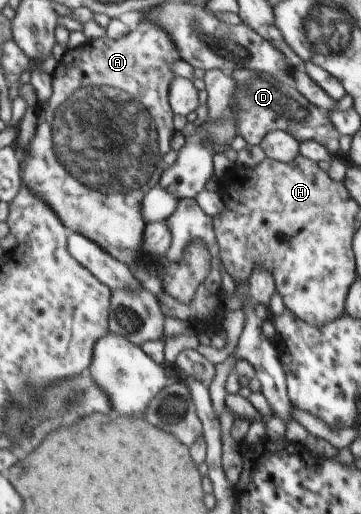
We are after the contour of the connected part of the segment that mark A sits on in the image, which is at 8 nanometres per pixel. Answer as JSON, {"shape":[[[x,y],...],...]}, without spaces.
{"shape":[[[144,20],[140,21],[138,28],[123,36],[119,40],[113,41],[105,34],[102,38],[87,41],[83,46],[74,50],[68,50],[63,54],[63,58],[58,61],[51,83],[53,91],[51,98],[47,100],[47,105],[41,106],[39,111],[39,122],[37,131],[22,152],[21,182],[28,187],[28,190],[41,198],[62,221],[62,224],[69,232],[83,234],[86,238],[96,241],[103,249],[106,249],[114,258],[130,266],[139,263],[145,255],[141,252],[143,243],[143,232],[146,223],[143,221],[141,202],[144,195],[158,184],[158,180],[164,169],[168,167],[164,163],[164,155],[170,152],[170,140],[174,136],[175,129],[172,118],[174,112],[169,103],[170,81],[175,74],[170,70],[170,64],[180,59],[176,45],[172,42],[171,36],[158,28],[154,23]]]}

